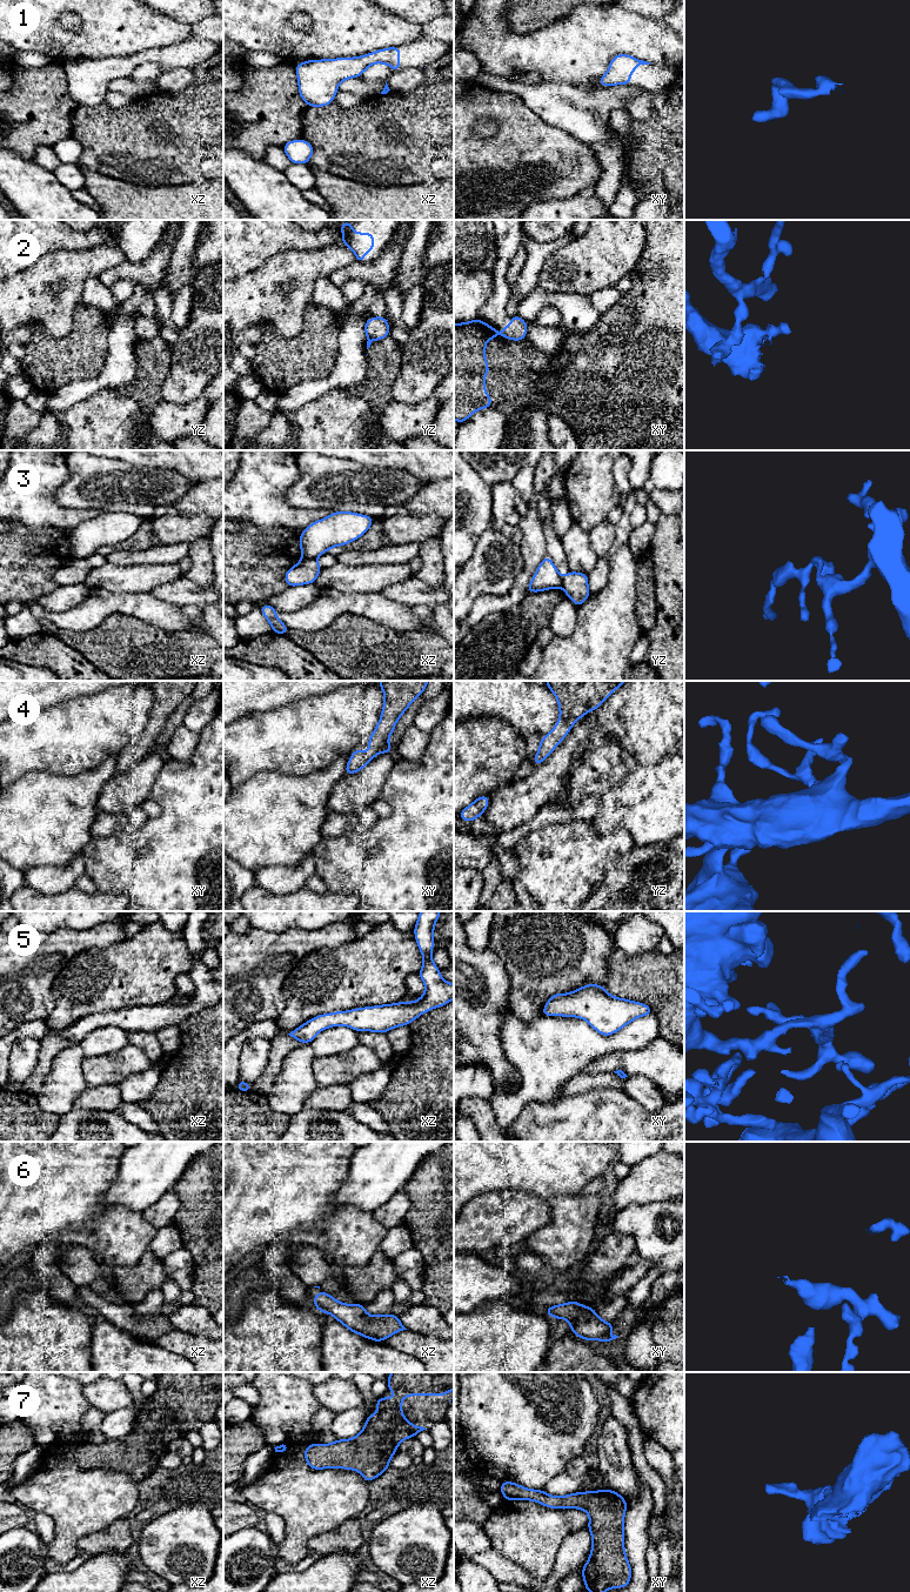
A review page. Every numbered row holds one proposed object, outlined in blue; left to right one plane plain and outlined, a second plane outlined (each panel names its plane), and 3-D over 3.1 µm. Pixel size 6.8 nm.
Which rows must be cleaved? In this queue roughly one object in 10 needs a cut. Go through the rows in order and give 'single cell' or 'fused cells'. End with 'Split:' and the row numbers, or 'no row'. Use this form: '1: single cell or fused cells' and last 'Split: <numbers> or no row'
1: single cell
2: fused cells
3: fused cells
4: single cell
5: single cell
6: single cell
7: single cell
Split: 2, 3

